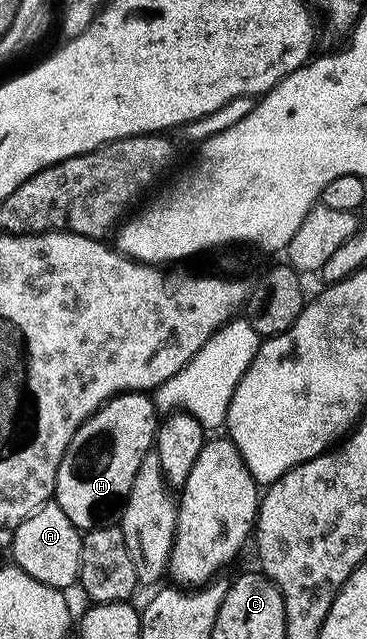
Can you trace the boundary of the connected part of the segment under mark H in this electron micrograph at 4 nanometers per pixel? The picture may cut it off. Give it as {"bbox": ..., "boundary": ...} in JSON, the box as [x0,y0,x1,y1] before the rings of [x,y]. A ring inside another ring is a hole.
{"bbox":[53,391,160,532],"boundary":[[[125,391],[121,395],[111,396],[79,426],[77,433],[73,433],[73,441],[69,441],[69,449],[65,449],[65,457],[61,457],[61,465],[57,469],[53,499],[80,532],[115,525],[122,520],[123,506],[133,489],[133,477],[137,477],[141,461],[145,461],[155,446],[155,433],[159,430],[160,422],[154,398],[150,394]]]}

